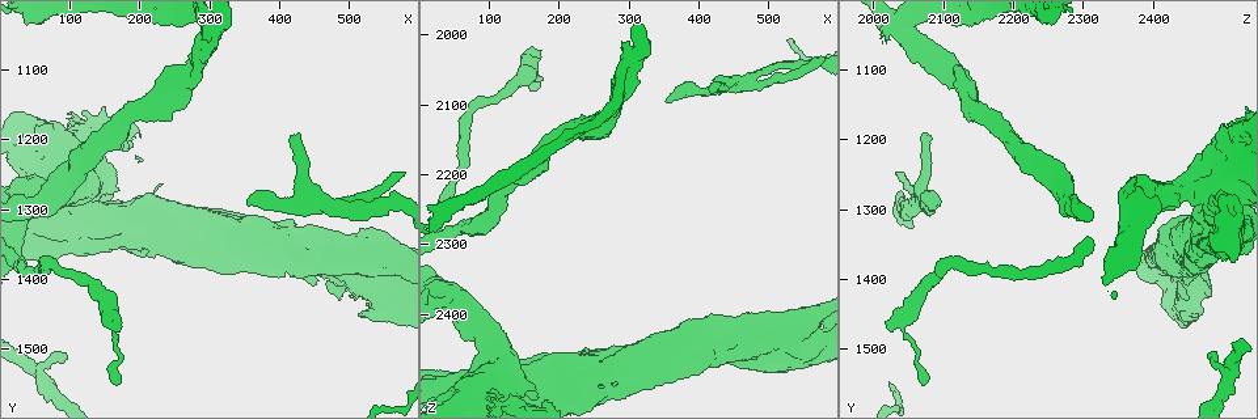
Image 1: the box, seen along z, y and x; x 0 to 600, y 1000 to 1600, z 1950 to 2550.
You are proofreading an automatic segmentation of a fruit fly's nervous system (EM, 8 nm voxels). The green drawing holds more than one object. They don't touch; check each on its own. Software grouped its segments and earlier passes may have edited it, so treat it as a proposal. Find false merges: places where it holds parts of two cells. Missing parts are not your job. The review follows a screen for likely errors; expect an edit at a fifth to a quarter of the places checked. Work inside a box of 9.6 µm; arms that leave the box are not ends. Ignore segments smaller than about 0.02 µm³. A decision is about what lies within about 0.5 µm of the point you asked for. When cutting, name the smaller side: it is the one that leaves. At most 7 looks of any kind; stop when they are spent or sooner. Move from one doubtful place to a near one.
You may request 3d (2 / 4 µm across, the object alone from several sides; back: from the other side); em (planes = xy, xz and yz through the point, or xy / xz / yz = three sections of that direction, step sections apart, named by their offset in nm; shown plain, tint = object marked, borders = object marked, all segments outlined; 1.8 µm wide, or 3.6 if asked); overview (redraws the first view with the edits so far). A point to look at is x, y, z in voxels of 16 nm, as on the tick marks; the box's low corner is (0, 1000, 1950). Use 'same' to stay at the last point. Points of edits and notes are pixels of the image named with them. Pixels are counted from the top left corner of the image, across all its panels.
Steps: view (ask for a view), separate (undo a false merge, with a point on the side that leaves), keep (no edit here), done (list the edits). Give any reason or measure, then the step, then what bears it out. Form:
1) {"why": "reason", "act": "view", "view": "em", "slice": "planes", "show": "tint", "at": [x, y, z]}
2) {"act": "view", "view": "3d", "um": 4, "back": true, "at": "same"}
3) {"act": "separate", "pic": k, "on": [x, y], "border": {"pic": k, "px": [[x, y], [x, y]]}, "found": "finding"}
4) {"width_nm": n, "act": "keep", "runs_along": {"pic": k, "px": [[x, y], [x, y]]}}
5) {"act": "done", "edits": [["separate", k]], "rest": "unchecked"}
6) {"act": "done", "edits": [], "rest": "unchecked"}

{"why": "closes a loop", "act": "view", "view": "em", "slice": "planes", "show": "borders", "at": [150, 1345, 2470]}

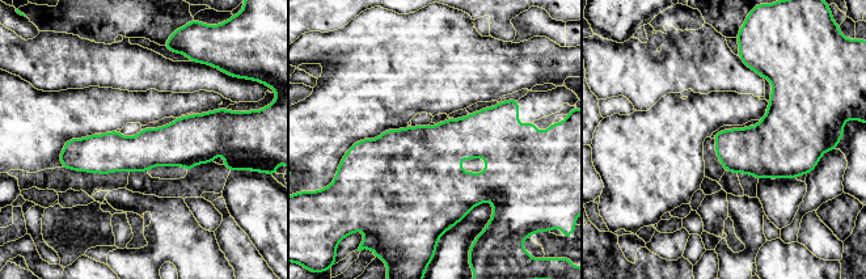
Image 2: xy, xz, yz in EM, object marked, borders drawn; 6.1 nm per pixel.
{"act": "keep", "found": "all the same cell"}

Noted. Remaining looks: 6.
{"why": "thick turns thin", "act": "view", "view": "em", "um": 3.6, "slice": "planes", "show": "tint", "at": [255, 1320, 2485]}

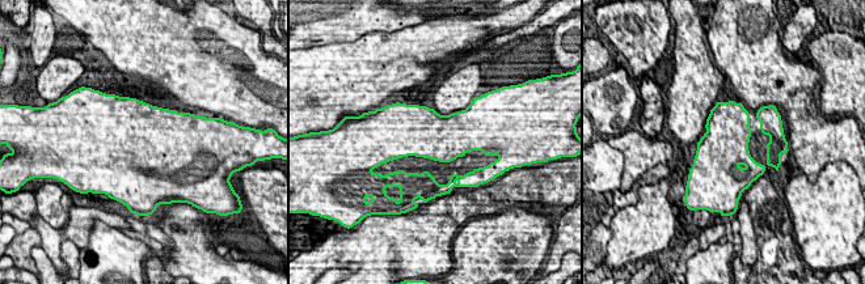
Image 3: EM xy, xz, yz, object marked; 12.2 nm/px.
{"act": "keep", "found": "all the same cell"}

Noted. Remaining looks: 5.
{"why": "thick turns thin", "act": "view", "view": "em", "slice": "xy", "step": 16, "show": "tint", "at": [165, 1470, 2040]}

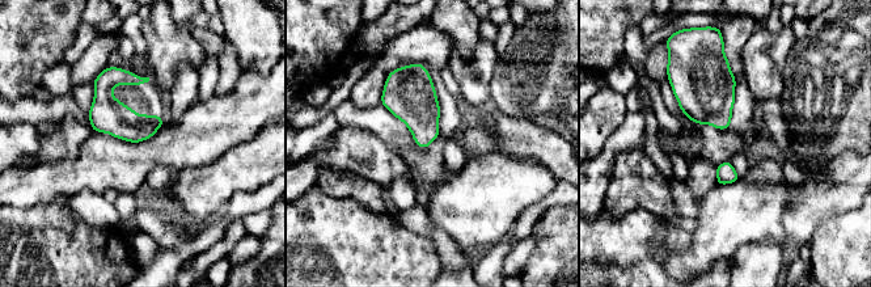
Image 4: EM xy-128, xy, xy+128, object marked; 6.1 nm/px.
{"why": "cut it another way", "act": "view", "view": "em", "slice": "planes", "show": "tint", "at": "same"}

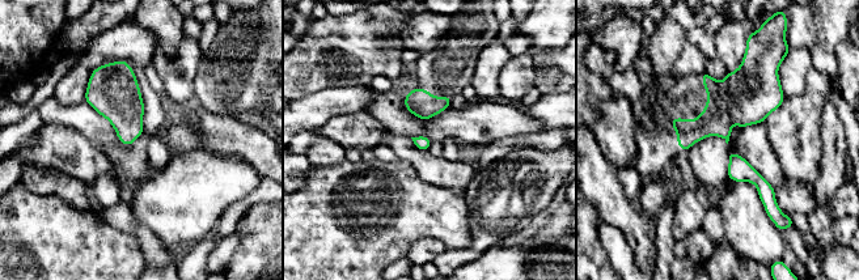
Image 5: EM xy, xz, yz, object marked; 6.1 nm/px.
{"width_nm": 90, "act": "keep", "found": "continuous, no second cell"}

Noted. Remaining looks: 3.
{"act": "done", "edits": [], "rest": "unchecked"}

